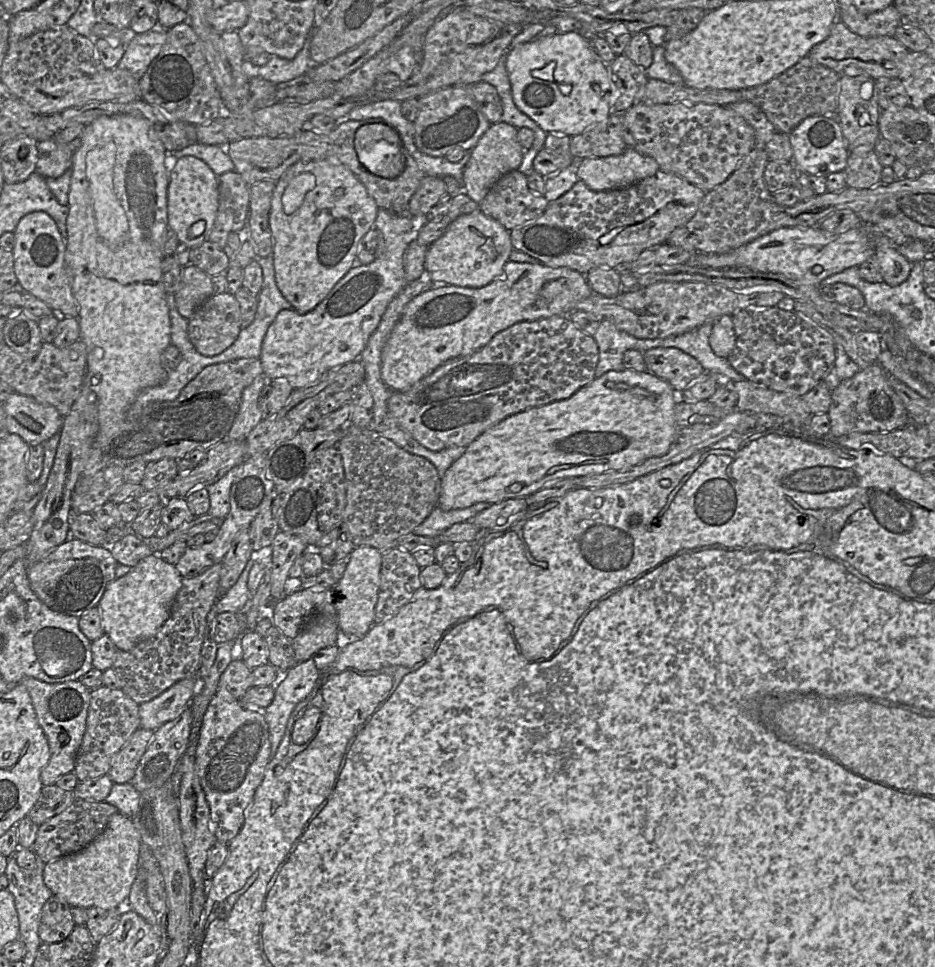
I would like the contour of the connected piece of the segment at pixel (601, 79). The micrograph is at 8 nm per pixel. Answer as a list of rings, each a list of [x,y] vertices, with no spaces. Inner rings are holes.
[[[578,31],[557,33],[520,44],[507,52],[506,70],[511,83],[513,101],[519,110],[547,133],[576,136],[603,122],[612,113],[613,105],[619,97],[619,90],[610,79],[609,65],[599,57],[589,40]]]

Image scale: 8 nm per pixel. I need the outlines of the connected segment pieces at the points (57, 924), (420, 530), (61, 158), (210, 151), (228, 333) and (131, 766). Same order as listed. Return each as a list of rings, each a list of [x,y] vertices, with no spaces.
[[[52,895],[40,914],[39,938],[42,943],[57,943],[66,939],[75,926],[71,906]]]
[[[479,502],[462,509],[444,511],[438,505],[428,517],[412,531],[415,535],[436,537],[452,525],[471,521],[476,514],[486,509],[489,503]]]
[[[54,138],[37,143],[38,161],[36,173],[46,178],[58,178],[72,166],[71,152],[66,145],[60,145]]]
[[[196,142],[182,150],[174,151],[174,156],[175,159],[184,156],[199,158],[204,161],[217,176],[235,169],[233,161],[223,146],[207,145]]]
[[[230,293],[213,294],[188,320],[188,336],[203,356],[217,356],[237,339],[241,327],[239,303]]]
[[[139,727],[114,755],[107,773],[114,784],[124,784],[131,781],[153,734],[153,730]]]

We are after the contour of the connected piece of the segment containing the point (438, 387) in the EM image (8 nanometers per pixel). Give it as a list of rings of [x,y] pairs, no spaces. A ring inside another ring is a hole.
[[[555,315],[534,321],[521,321],[495,334],[492,339],[481,349],[471,355],[451,359],[429,375],[421,379],[406,391],[393,391],[387,402],[388,414],[383,424],[386,426],[399,426],[406,430],[421,445],[431,451],[441,451],[450,447],[467,447],[483,432],[500,423],[511,415],[525,411],[529,408],[539,407],[554,401],[563,400],[572,396],[580,388],[588,385],[595,379],[595,370],[598,363],[598,345],[593,336],[581,331],[570,319],[568,315]]]

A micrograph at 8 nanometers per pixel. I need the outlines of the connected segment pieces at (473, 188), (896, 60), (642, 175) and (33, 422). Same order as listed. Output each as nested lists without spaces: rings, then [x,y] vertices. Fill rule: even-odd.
[[[506,122],[491,124],[471,150],[462,175],[462,191],[474,202],[479,204],[501,176],[519,168],[525,150],[518,141],[517,132],[516,127]]]
[[[836,20],[829,36],[813,46],[807,56],[838,74],[843,74],[845,67],[854,65],[873,79],[900,79],[900,74],[904,70],[904,58],[908,53],[909,50],[894,36],[863,37],[852,32],[843,22]]]
[[[628,147],[620,155],[577,160],[574,168],[578,179],[599,192],[631,186],[654,175],[659,165],[655,159]]]
[[[14,392],[4,403],[6,428],[9,433],[18,434],[27,444],[44,443],[61,430],[63,416],[49,404],[42,404],[33,397]]]

